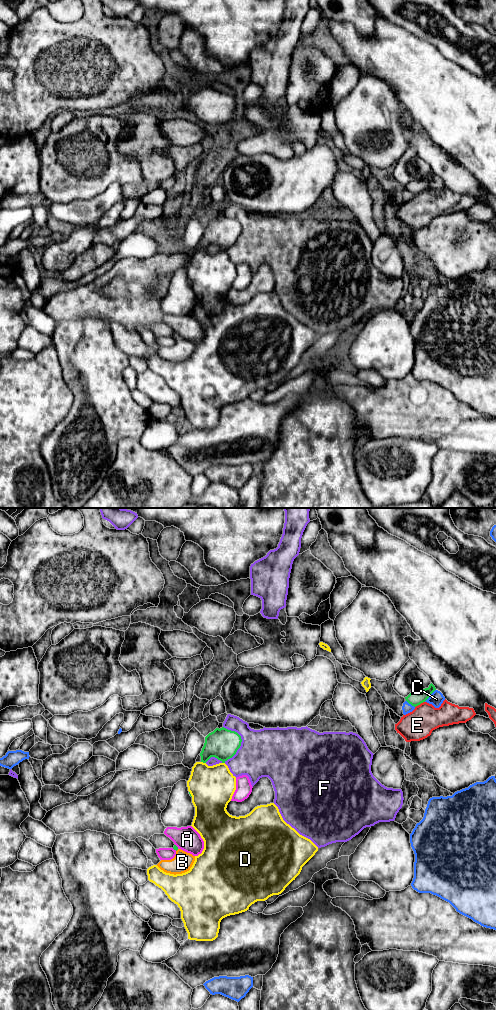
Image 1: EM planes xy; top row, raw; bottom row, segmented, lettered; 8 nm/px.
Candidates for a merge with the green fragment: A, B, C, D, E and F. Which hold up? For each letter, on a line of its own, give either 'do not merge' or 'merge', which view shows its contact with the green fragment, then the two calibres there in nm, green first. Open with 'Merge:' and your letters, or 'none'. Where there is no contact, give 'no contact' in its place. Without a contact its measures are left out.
Merge: B
A: do not merge; meets green in xy; 40 nm thick on the green side, 190 nm on the other
B: merge; no contact
C: do not merge; meets green in xy; 110 nm thick on the green side, 110 nm on the other
D: do not merge; meets green in xy; 240 nm thick on the green side, 360 nm on the other
E: do not merge; meets green in xy; 110 nm thick on the green side, 240 nm on the other
F: do not merge; meets green in xy; 240 nm thick on the green side, 400 nm on the other

